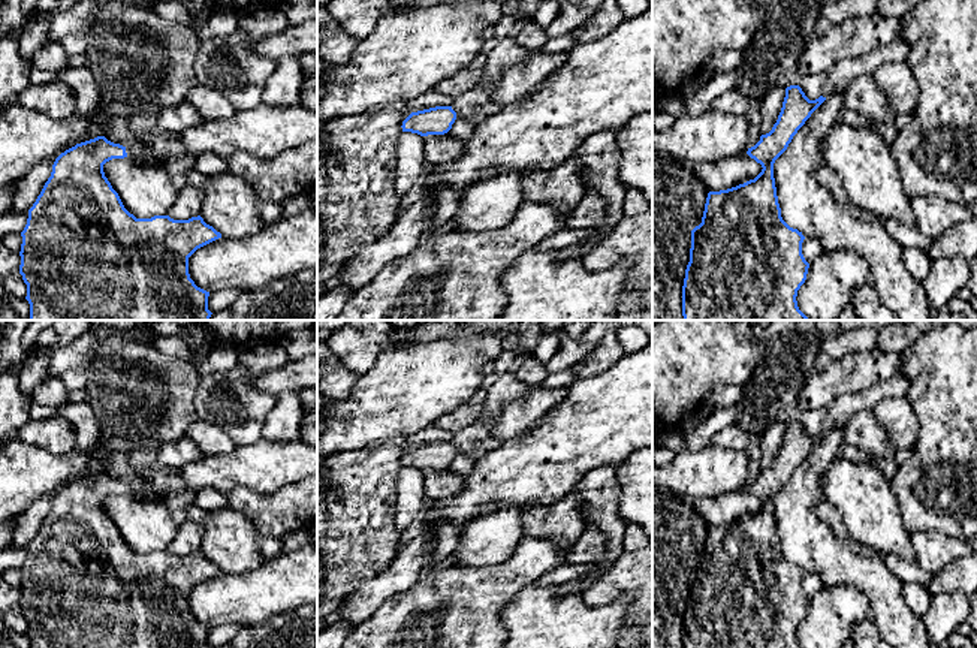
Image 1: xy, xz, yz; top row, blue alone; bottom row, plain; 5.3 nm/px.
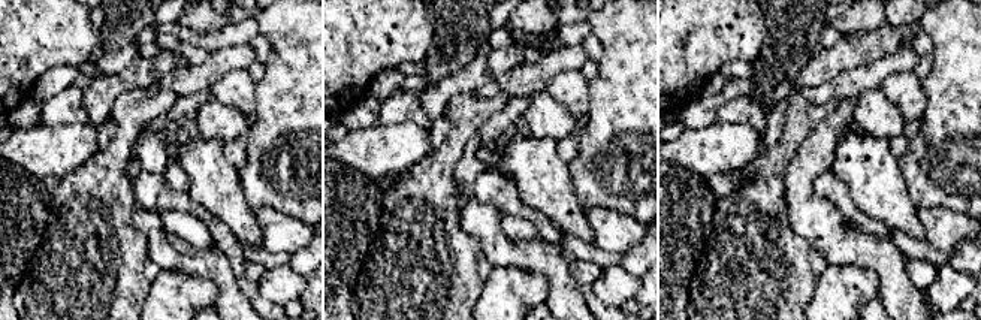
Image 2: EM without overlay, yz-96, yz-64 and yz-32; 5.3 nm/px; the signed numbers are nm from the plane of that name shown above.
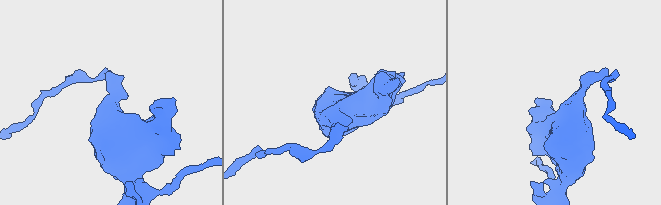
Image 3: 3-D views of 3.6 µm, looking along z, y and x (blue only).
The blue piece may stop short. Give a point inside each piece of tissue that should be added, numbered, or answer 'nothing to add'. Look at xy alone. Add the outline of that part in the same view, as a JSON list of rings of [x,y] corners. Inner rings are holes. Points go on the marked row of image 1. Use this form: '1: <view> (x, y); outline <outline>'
nothing to add

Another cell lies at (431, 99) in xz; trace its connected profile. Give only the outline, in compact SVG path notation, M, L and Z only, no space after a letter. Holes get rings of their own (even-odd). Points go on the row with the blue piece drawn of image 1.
M429 90L422 96L407 100L405 106L410 112L417 112L435 106L450 106L452 102L453 99L450 96L443 96L434 90Z

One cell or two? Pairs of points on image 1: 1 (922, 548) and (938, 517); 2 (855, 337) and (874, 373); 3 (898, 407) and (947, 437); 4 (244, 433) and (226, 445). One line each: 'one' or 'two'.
1: two
2: two
3: two
4: two

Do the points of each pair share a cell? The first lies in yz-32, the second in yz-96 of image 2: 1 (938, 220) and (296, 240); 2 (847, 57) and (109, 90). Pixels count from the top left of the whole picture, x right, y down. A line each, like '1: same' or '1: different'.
1: same
2: same

